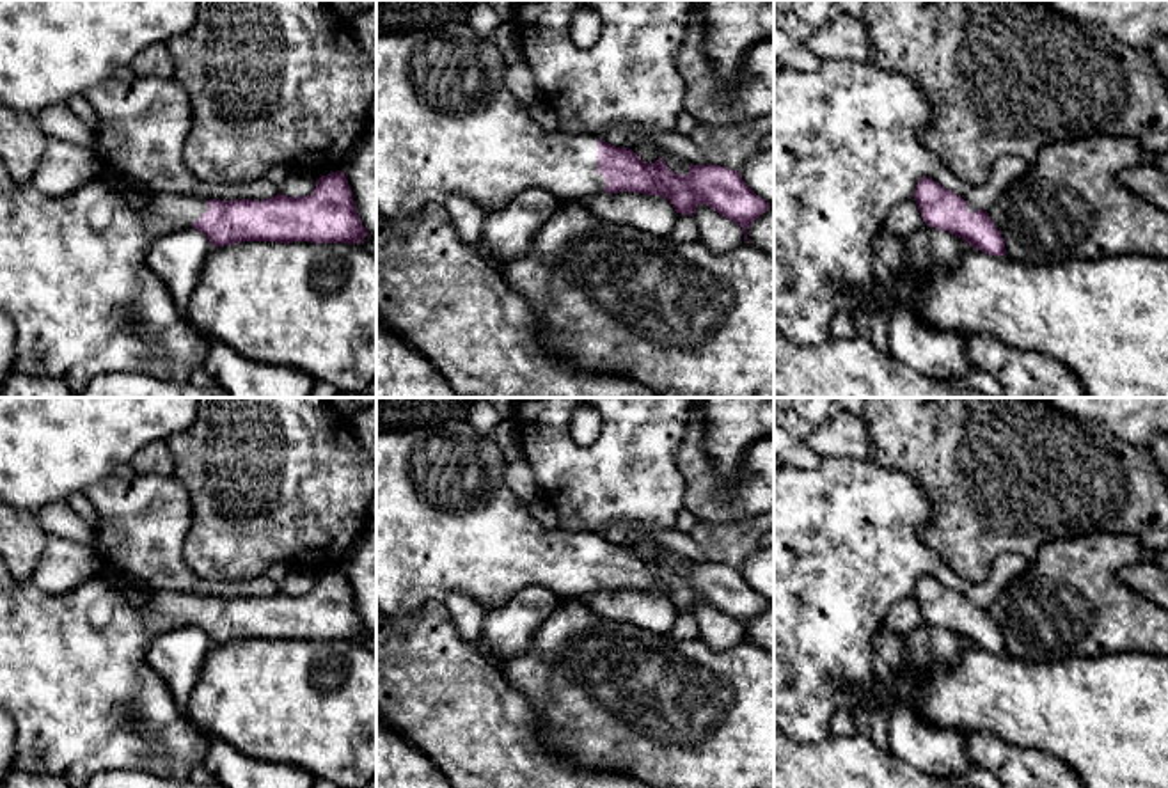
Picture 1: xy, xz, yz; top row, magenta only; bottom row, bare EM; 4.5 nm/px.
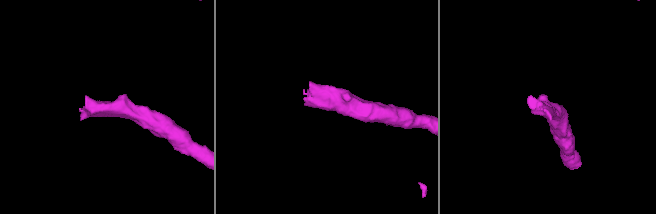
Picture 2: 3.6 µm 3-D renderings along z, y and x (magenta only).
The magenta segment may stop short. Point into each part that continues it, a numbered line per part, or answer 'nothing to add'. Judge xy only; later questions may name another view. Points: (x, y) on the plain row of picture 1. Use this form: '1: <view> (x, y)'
1: xy (73, 675)

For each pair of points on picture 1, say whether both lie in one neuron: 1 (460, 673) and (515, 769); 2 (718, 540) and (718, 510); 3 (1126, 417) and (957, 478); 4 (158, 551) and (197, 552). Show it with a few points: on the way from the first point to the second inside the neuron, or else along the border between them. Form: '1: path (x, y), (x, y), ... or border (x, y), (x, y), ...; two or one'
1: path (460, 696), (460, 712), (492, 746); one
2: border (755, 515), (730, 522), (700, 520); two
3: border (1071, 416), (1096, 419), (1140, 448); two
4: border (190, 512), (183, 559), (194, 572), (213, 581); two

